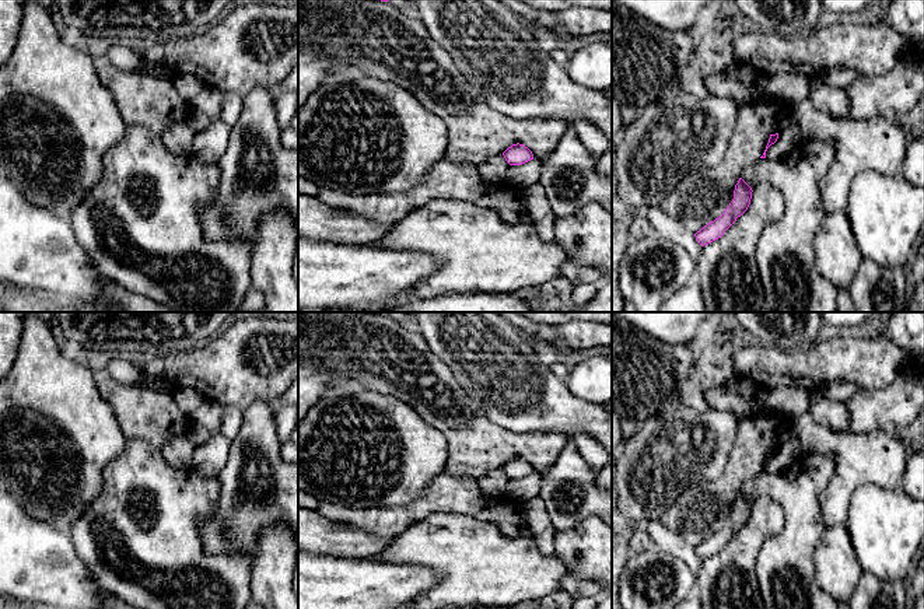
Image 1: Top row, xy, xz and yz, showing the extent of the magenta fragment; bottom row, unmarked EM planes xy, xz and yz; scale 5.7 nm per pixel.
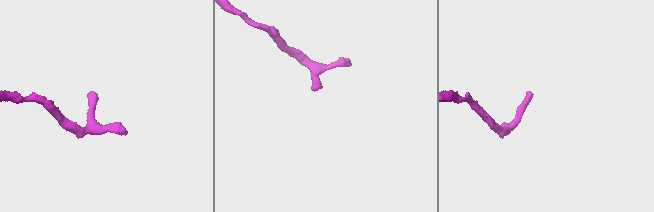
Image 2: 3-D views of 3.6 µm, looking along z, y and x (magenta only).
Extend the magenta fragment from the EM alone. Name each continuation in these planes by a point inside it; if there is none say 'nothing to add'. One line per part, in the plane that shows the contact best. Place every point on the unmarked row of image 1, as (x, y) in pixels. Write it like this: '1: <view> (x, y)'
nothing to add

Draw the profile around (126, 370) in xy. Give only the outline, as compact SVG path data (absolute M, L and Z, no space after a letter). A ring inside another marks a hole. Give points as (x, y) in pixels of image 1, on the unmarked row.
M112 356L105 371L108 371L113 379L126 385L137 385L143 378L141 363L123 356Z

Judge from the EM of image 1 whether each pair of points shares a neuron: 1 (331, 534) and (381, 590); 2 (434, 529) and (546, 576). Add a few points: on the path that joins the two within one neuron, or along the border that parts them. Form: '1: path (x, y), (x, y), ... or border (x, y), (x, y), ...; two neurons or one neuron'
1: border (319, 553), (367, 559); two neurons
2: path (462, 549), (482, 567), (499, 571), (518, 571); one neuron

